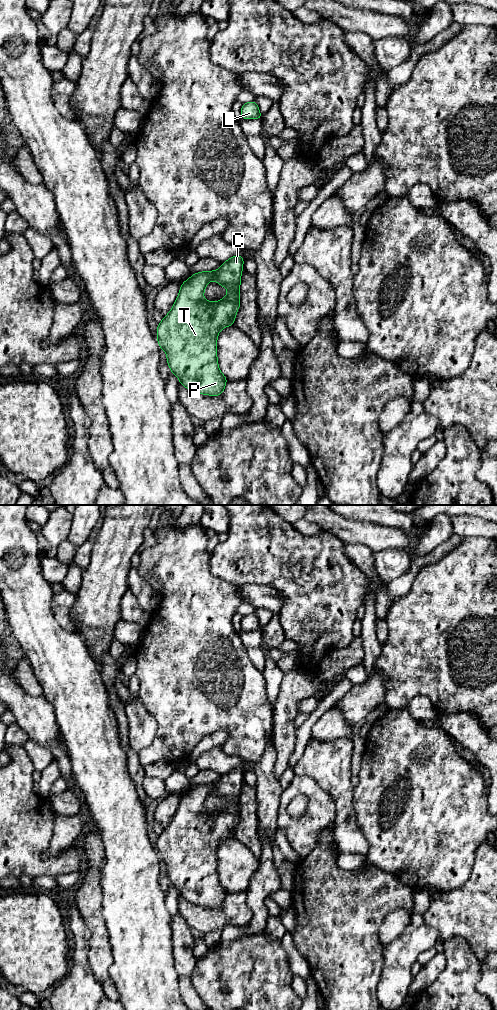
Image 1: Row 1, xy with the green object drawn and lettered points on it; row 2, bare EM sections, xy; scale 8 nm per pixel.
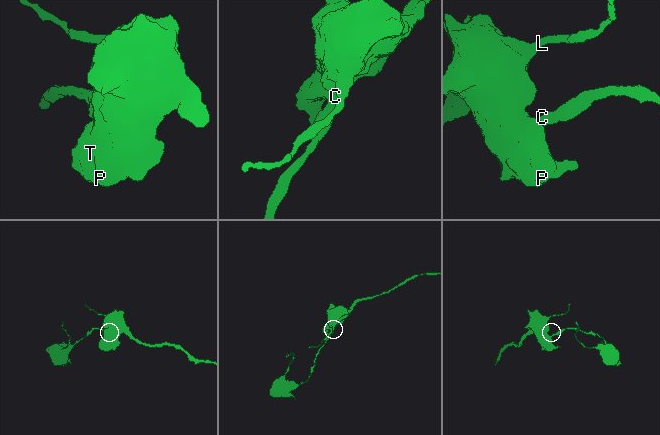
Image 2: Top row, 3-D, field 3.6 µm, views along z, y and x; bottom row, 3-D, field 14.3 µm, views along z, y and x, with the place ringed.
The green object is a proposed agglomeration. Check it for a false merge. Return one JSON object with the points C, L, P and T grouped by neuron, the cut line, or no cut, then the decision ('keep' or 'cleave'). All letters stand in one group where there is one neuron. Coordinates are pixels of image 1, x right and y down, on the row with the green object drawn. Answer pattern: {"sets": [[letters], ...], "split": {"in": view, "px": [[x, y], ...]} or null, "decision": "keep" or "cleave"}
{"sets": [["C", "L", "P", "T"]], "split": null, "decision": "keep"}

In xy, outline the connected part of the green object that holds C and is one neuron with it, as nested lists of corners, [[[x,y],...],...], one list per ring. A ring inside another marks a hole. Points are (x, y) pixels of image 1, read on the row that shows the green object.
[[[241,255],[231,257],[216,271],[194,273],[181,285],[178,297],[171,311],[157,327],[157,341],[166,352],[168,366],[180,384],[204,395],[220,396],[224,391],[227,378],[220,372],[217,361],[217,336],[222,328],[233,326],[237,310],[240,307],[239,290],[244,258]],[[215,280],[228,290],[220,301],[204,300],[207,284]]]

